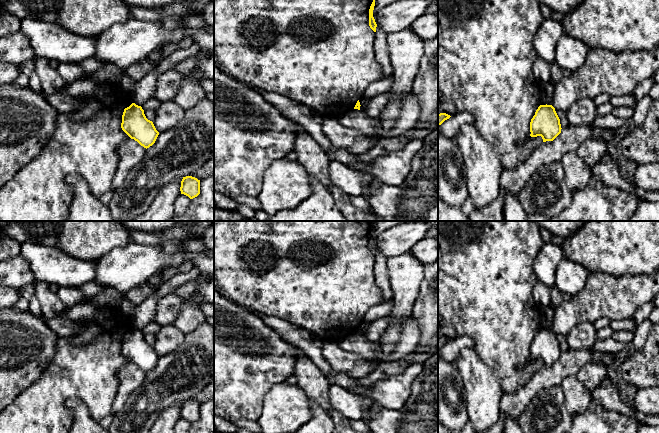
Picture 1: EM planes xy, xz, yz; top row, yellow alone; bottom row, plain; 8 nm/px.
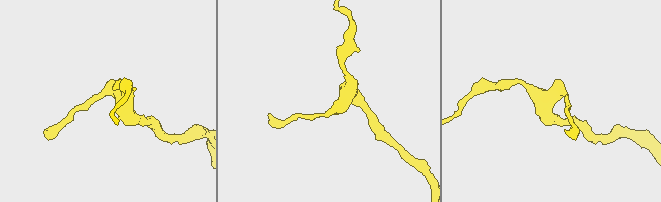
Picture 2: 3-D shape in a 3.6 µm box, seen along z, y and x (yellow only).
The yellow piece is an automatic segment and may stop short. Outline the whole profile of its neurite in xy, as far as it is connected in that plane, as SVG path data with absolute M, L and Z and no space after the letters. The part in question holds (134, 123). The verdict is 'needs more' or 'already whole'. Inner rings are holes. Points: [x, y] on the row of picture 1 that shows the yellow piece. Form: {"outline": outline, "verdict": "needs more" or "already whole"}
{"outline": "M135 103L124 109L121 128L146 149L155 143L159 135L153 122L146 118L142 107Z", "verdict": "already whole"}

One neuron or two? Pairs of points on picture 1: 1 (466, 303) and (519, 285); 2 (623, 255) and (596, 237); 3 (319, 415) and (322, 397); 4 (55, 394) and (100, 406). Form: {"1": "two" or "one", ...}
{"1": "one", "2": "one", "3": "two", "4": "one"}

